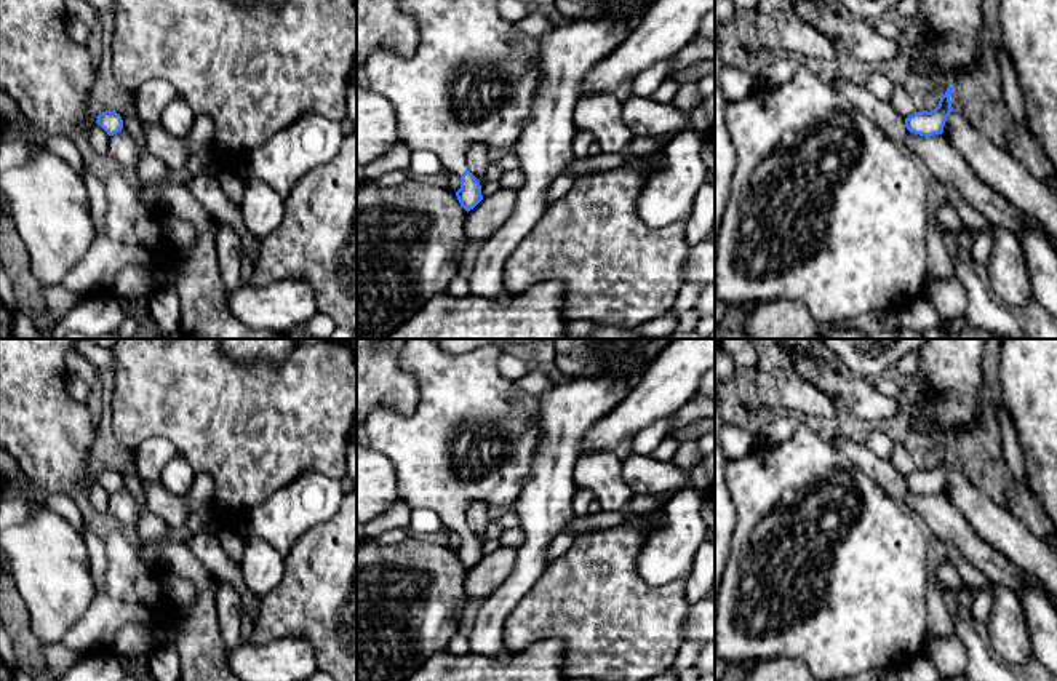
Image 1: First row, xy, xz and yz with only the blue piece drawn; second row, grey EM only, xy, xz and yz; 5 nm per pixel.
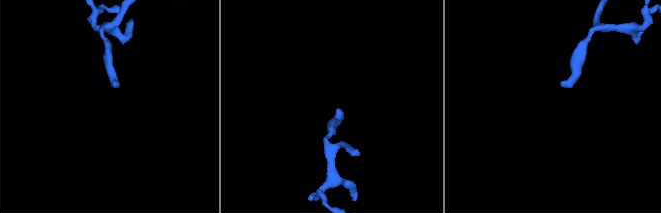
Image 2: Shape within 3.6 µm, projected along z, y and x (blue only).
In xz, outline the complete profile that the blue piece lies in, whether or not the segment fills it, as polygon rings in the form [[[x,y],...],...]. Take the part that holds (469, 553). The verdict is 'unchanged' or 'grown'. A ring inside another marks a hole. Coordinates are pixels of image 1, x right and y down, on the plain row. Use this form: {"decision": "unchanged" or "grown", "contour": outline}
{"decision": "grown", "contour": [[[406,339],[400,366],[413,374],[419,393],[414,411],[403,416],[389,408],[376,408],[365,420],[369,448],[385,456],[397,472],[398,491],[411,508],[429,505],[454,534],[461,536],[456,555],[469,571],[481,558],[481,544],[467,528],[465,515],[473,502],[513,510],[531,472],[531,460],[540,441],[537,427],[540,395],[531,395],[499,372],[504,347],[488,345],[462,355],[443,350],[433,339]]]}

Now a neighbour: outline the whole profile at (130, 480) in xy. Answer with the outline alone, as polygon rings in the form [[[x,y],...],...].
[[[122,470],[120,475],[123,478],[123,488],[126,488],[131,492],[138,507],[147,507],[146,492],[144,492],[142,483],[136,476],[136,473]]]

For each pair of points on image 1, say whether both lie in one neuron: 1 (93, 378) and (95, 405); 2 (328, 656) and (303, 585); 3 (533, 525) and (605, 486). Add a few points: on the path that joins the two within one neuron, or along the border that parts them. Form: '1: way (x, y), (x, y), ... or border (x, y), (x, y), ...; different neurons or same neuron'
1: way (95, 384), (95, 398); same neuron
2: way (328, 638), (328, 611), (320, 603); same neuron
3: border (581, 454), (574, 467), (576, 486); different neurons

